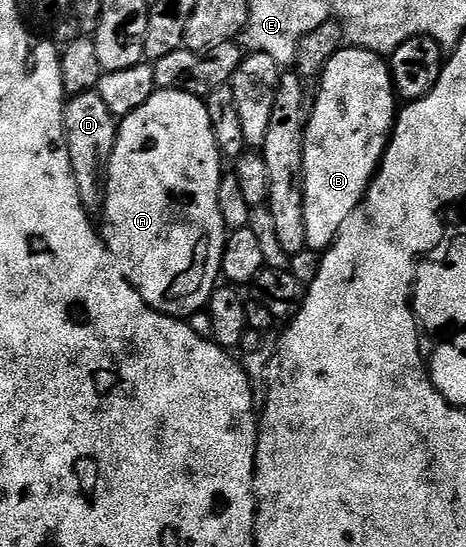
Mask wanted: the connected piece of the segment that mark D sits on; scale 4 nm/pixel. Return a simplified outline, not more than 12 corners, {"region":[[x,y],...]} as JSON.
{"region":[[98,92],[70,95],[63,135],[81,204],[107,198],[119,122]]}

